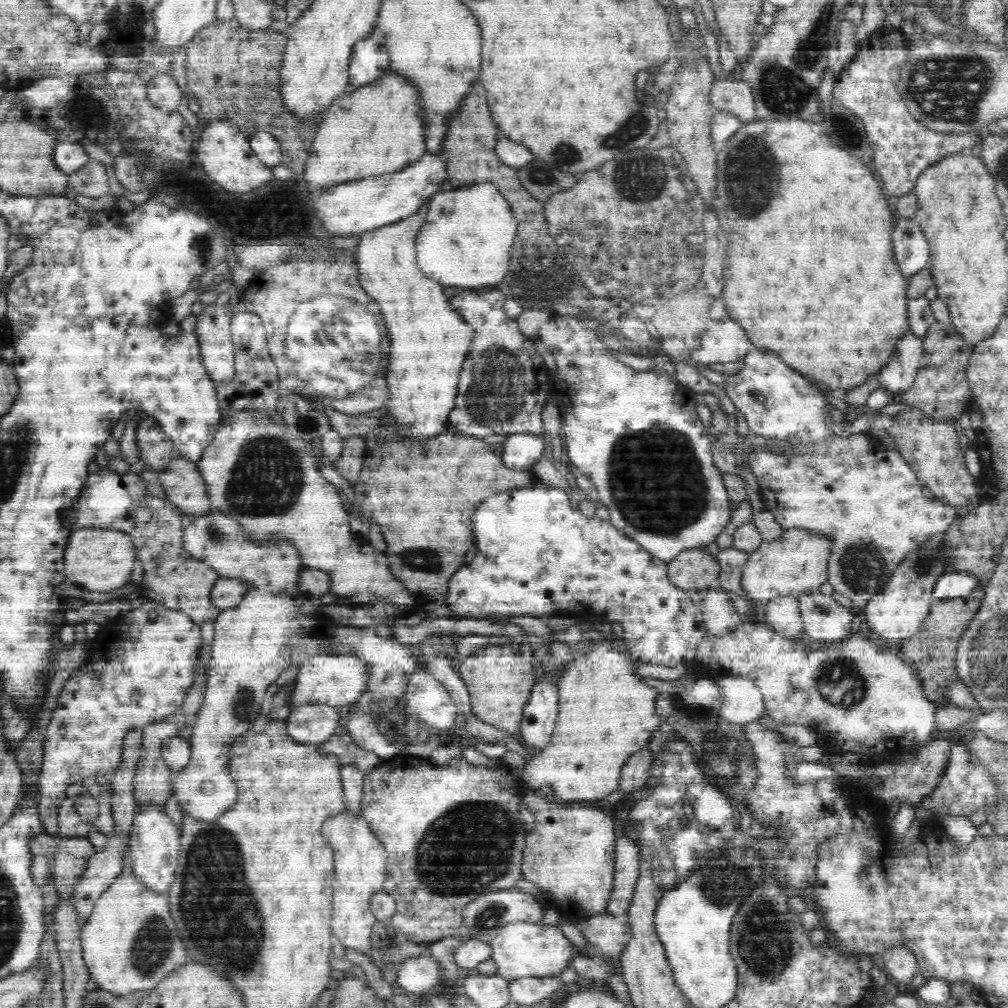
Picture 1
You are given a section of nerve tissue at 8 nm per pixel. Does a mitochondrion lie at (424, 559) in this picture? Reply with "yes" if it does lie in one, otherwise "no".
yes

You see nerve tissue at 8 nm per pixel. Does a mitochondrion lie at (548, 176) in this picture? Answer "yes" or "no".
yes

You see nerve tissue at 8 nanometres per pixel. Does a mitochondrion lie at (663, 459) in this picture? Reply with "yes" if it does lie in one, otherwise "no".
yes

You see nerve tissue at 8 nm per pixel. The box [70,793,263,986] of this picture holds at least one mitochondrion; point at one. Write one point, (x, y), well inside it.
(152, 943)

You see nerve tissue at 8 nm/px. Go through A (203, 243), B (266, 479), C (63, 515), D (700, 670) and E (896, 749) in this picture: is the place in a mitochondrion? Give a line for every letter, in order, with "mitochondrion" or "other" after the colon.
A: mitochondrion
B: mitochondrion
C: other
D: other
E: other

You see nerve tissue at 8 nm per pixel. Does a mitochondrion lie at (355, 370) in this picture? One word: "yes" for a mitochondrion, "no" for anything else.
yes

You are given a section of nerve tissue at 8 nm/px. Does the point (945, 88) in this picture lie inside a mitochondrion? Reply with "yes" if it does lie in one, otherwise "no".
yes

